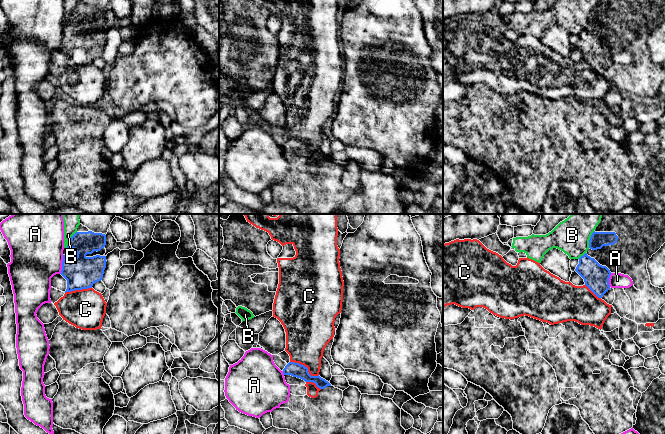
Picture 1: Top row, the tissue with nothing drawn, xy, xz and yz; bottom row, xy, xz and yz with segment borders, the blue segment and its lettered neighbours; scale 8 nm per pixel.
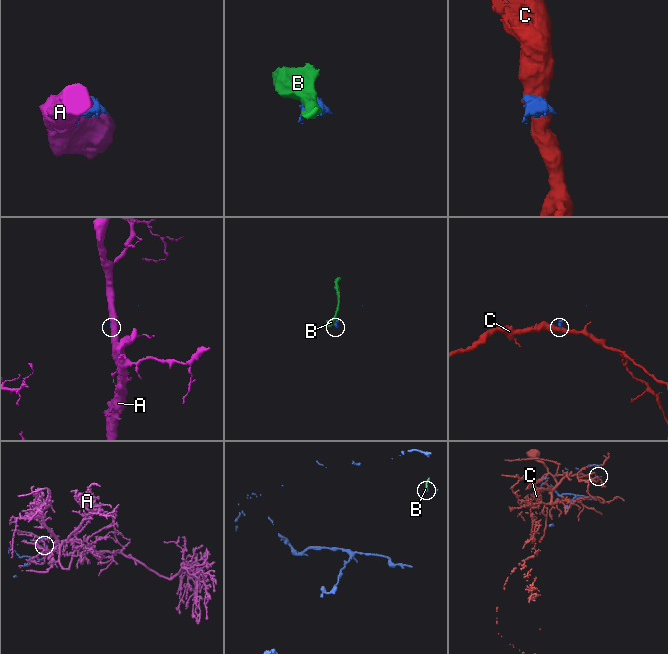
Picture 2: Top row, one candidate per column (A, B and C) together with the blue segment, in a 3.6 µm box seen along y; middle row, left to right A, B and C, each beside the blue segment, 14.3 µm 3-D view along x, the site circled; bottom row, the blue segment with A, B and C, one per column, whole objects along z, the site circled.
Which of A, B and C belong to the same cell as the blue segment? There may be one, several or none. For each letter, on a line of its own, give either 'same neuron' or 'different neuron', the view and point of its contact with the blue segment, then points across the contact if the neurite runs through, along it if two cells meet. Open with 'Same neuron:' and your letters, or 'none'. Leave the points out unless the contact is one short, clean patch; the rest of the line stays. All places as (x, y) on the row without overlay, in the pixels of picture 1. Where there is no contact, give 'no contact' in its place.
Same neuron: none
A: different neuron; contact xy (62, 40)
B: different neuron; contact yz (590, 15); border yz (594, 7), (590, 13), (588, 23)
C: different neuron; contact xz (306, 143); border xz (290, 137), (303, 140), (311, 151), (318, 151)

